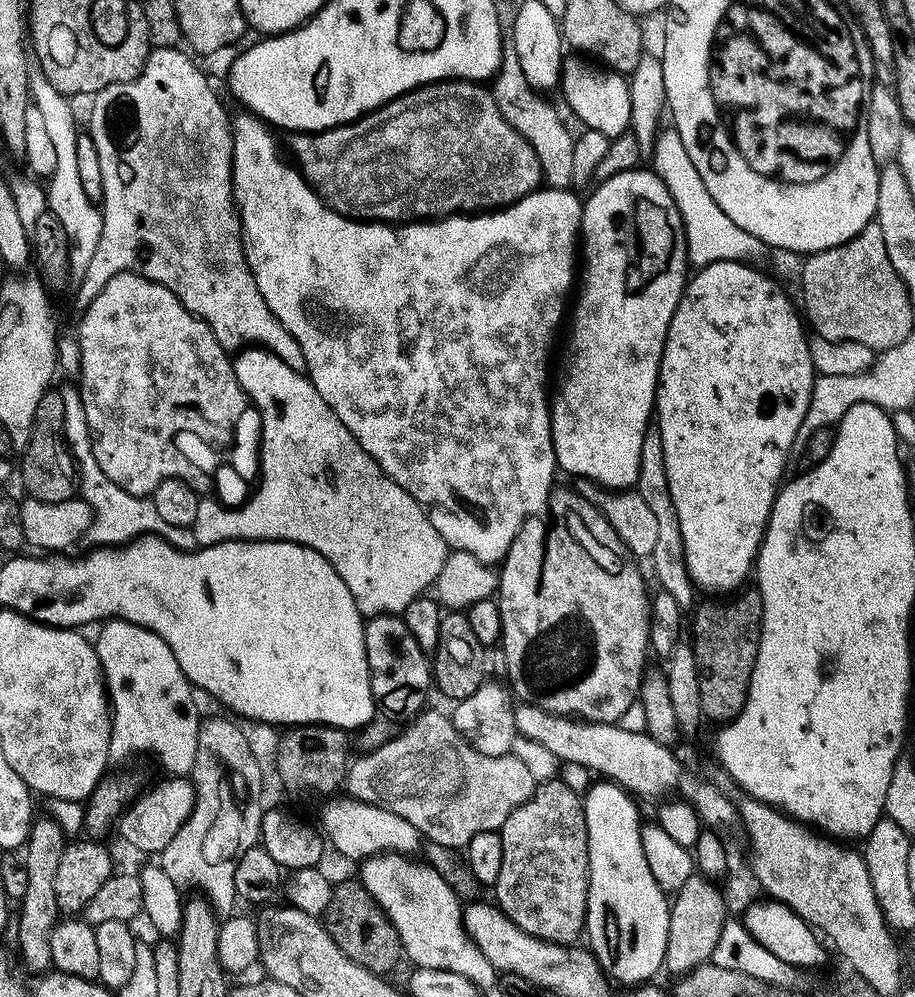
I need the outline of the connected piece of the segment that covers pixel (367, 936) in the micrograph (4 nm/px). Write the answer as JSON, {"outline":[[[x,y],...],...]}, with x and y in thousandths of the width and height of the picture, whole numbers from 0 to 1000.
{"outline":[[[392,882],[376,883],[364,890],[363,904],[354,915],[352,926],[374,957],[400,973],[424,977],[437,961],[439,963],[438,947],[432,929]]]}

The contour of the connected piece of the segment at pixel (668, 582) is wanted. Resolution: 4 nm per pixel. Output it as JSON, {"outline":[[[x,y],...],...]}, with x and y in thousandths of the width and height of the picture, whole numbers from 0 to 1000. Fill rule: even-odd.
{"outline":[[[709,427],[702,439],[702,459],[697,463],[697,479],[693,489],[699,494],[702,504],[710,508],[716,522],[719,523],[719,541],[710,559],[713,570],[717,573],[717,582],[721,585],[720,589],[734,596],[744,611],[750,612],[758,600],[758,587],[752,578],[752,569],[748,563],[748,545],[745,528],[741,528],[741,512],[737,512],[737,499],[732,499],[732,483],[728,479],[728,455],[723,451],[723,435],[716,427]]]}

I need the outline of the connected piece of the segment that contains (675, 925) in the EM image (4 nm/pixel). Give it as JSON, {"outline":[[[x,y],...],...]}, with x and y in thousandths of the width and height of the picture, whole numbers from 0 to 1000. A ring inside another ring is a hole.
{"outline":[[[757,876],[738,896],[731,910],[727,974],[739,977],[738,979],[746,979],[767,966],[773,966],[795,922],[796,916],[788,890],[765,876]]]}

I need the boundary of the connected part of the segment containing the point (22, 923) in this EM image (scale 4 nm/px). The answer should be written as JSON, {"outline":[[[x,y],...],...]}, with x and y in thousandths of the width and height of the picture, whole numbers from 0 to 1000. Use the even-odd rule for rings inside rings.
{"outline":[[[56,820],[36,821],[31,845],[24,855],[28,869],[28,897],[20,904],[22,919],[16,920],[19,939],[15,950],[22,954],[22,963],[38,977],[48,977],[57,971],[55,957],[55,937],[61,932],[68,916],[63,904],[59,902],[59,880],[63,874],[63,865],[68,861],[68,853],[72,846],[72,838],[66,831],[64,824]]]}

